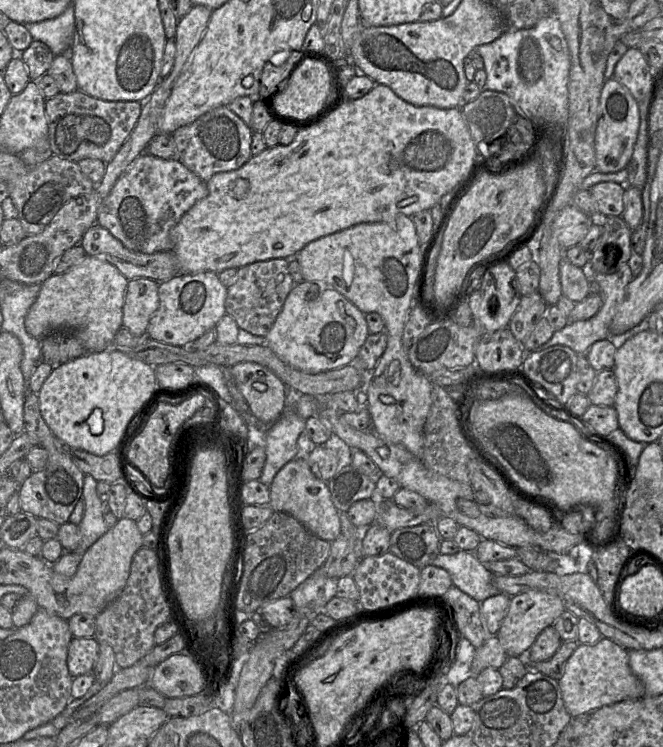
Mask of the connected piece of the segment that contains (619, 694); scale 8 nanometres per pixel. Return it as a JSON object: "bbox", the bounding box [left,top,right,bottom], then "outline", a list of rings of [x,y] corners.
{"bbox":[558,637,645,717],"outline":[[[605,637],[593,645],[579,644],[566,662],[558,683],[565,707],[572,717],[624,700],[645,697],[643,683],[630,668],[628,650]]]}

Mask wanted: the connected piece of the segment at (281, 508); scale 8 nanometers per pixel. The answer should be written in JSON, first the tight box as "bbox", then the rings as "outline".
{"bbox":[269,455,341,543],"outline":[[[298,455],[277,472],[269,487],[269,504],[274,512],[291,515],[312,535],[332,543],[341,534],[339,511],[332,503],[327,482],[320,480],[312,473],[306,456]]]}

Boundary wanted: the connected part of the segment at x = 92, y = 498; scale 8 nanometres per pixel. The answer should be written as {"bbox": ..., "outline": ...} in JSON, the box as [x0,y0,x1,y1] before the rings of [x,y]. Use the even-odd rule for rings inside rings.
{"bbox":[70,475,108,554],"outline":[[[90,475],[84,476],[82,496],[85,502],[82,521],[79,523],[80,543],[77,550],[70,550],[83,554],[103,534],[108,531],[103,518],[104,504],[97,493],[97,480]]]}

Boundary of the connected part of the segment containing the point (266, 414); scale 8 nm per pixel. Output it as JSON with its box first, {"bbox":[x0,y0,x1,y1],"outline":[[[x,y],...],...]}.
{"bbox":[229,362,287,424],"outline":[[[240,362],[229,368],[229,375],[259,422],[273,424],[287,411],[287,386],[268,368]]]}

